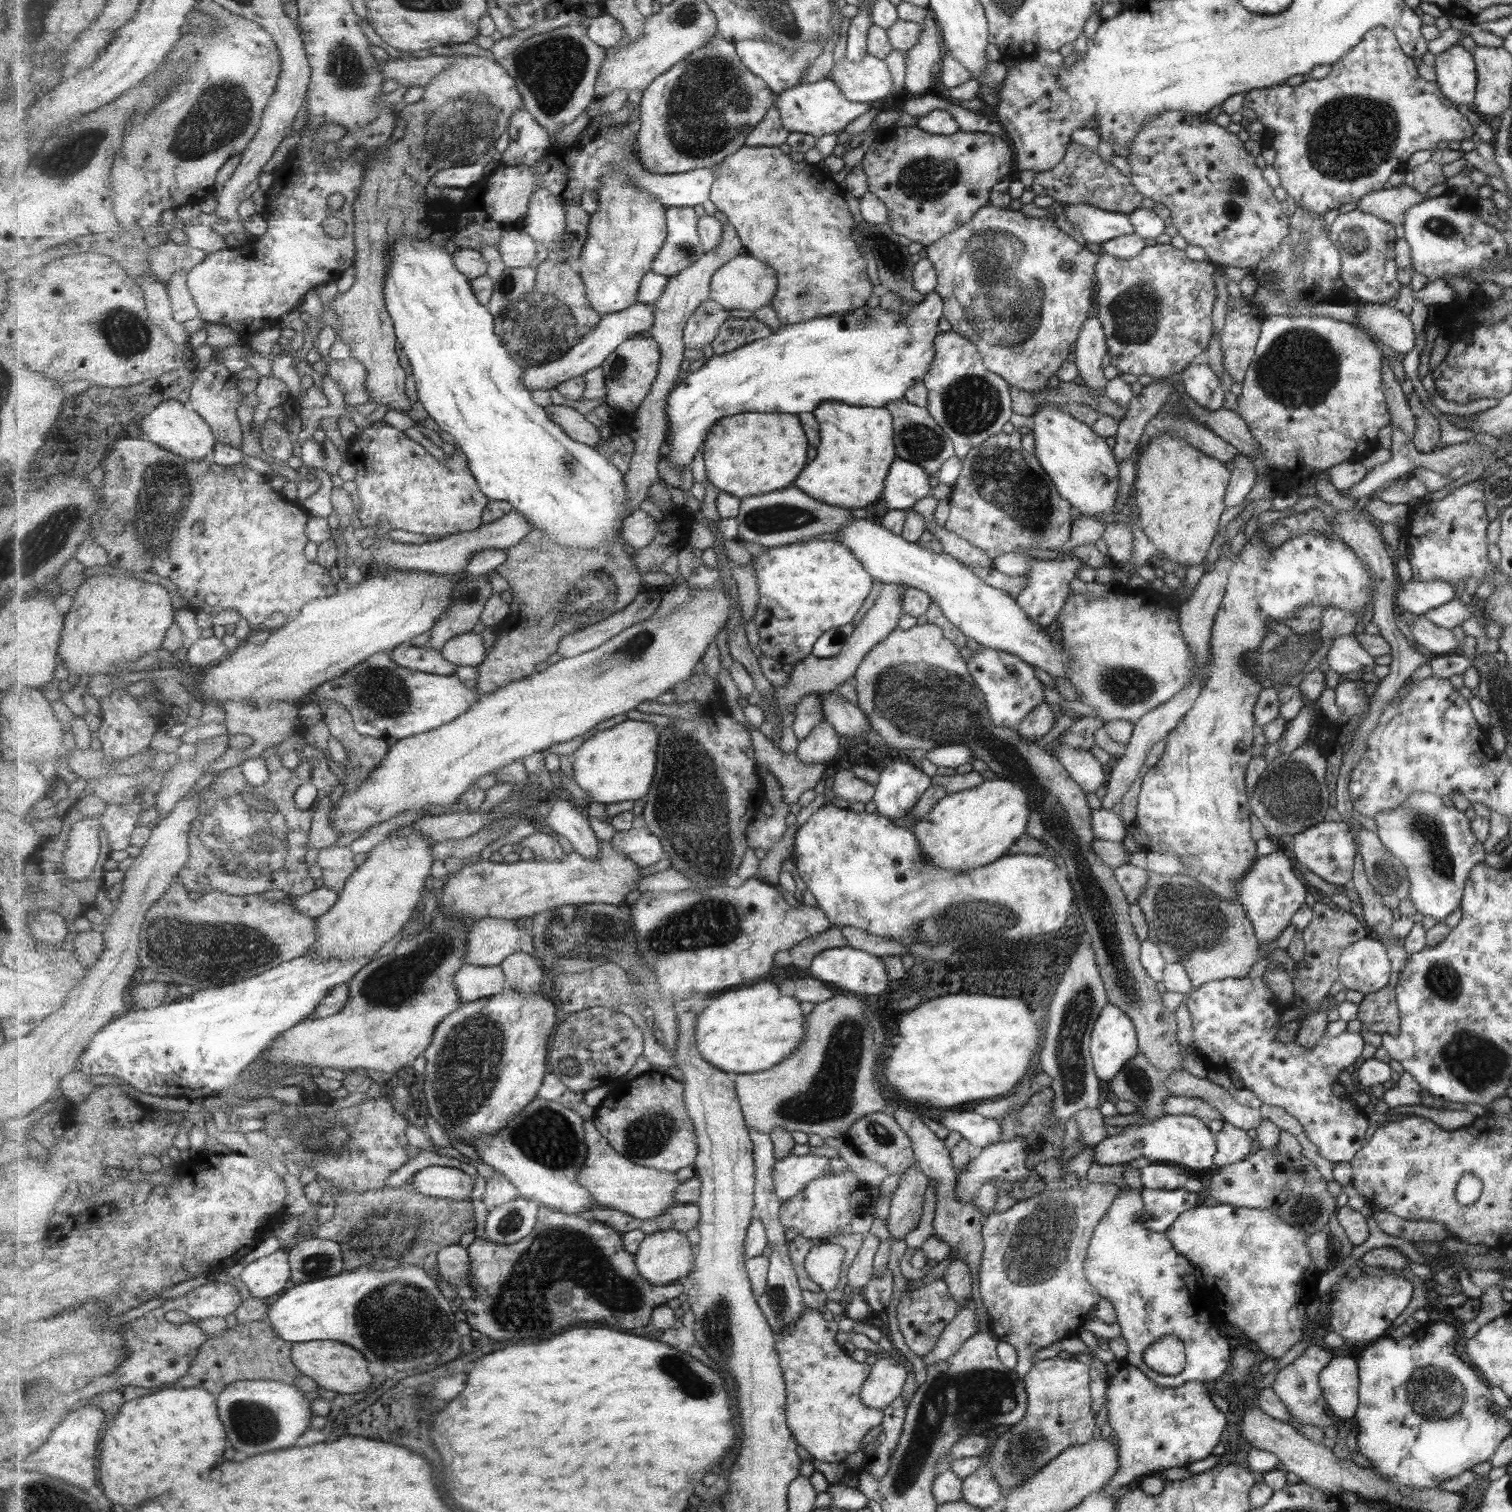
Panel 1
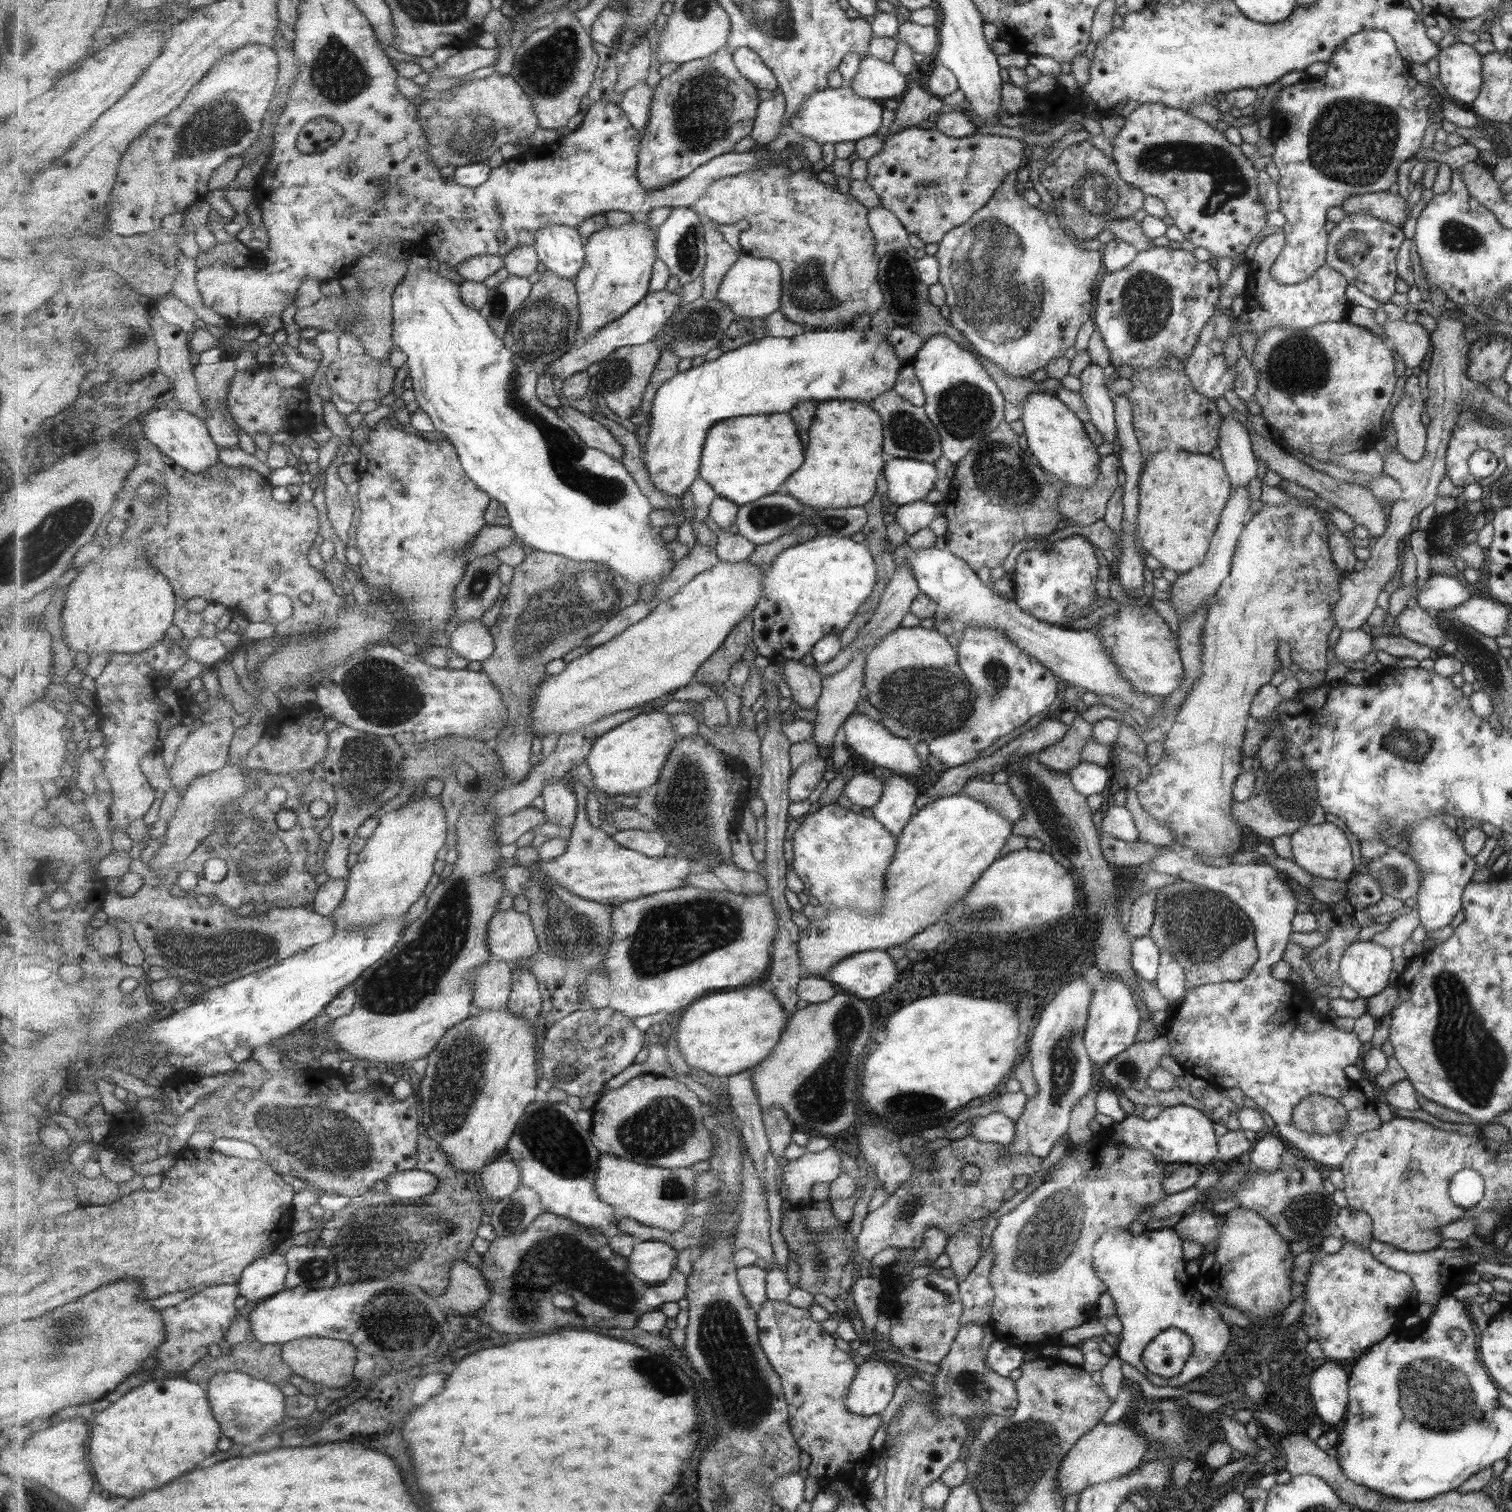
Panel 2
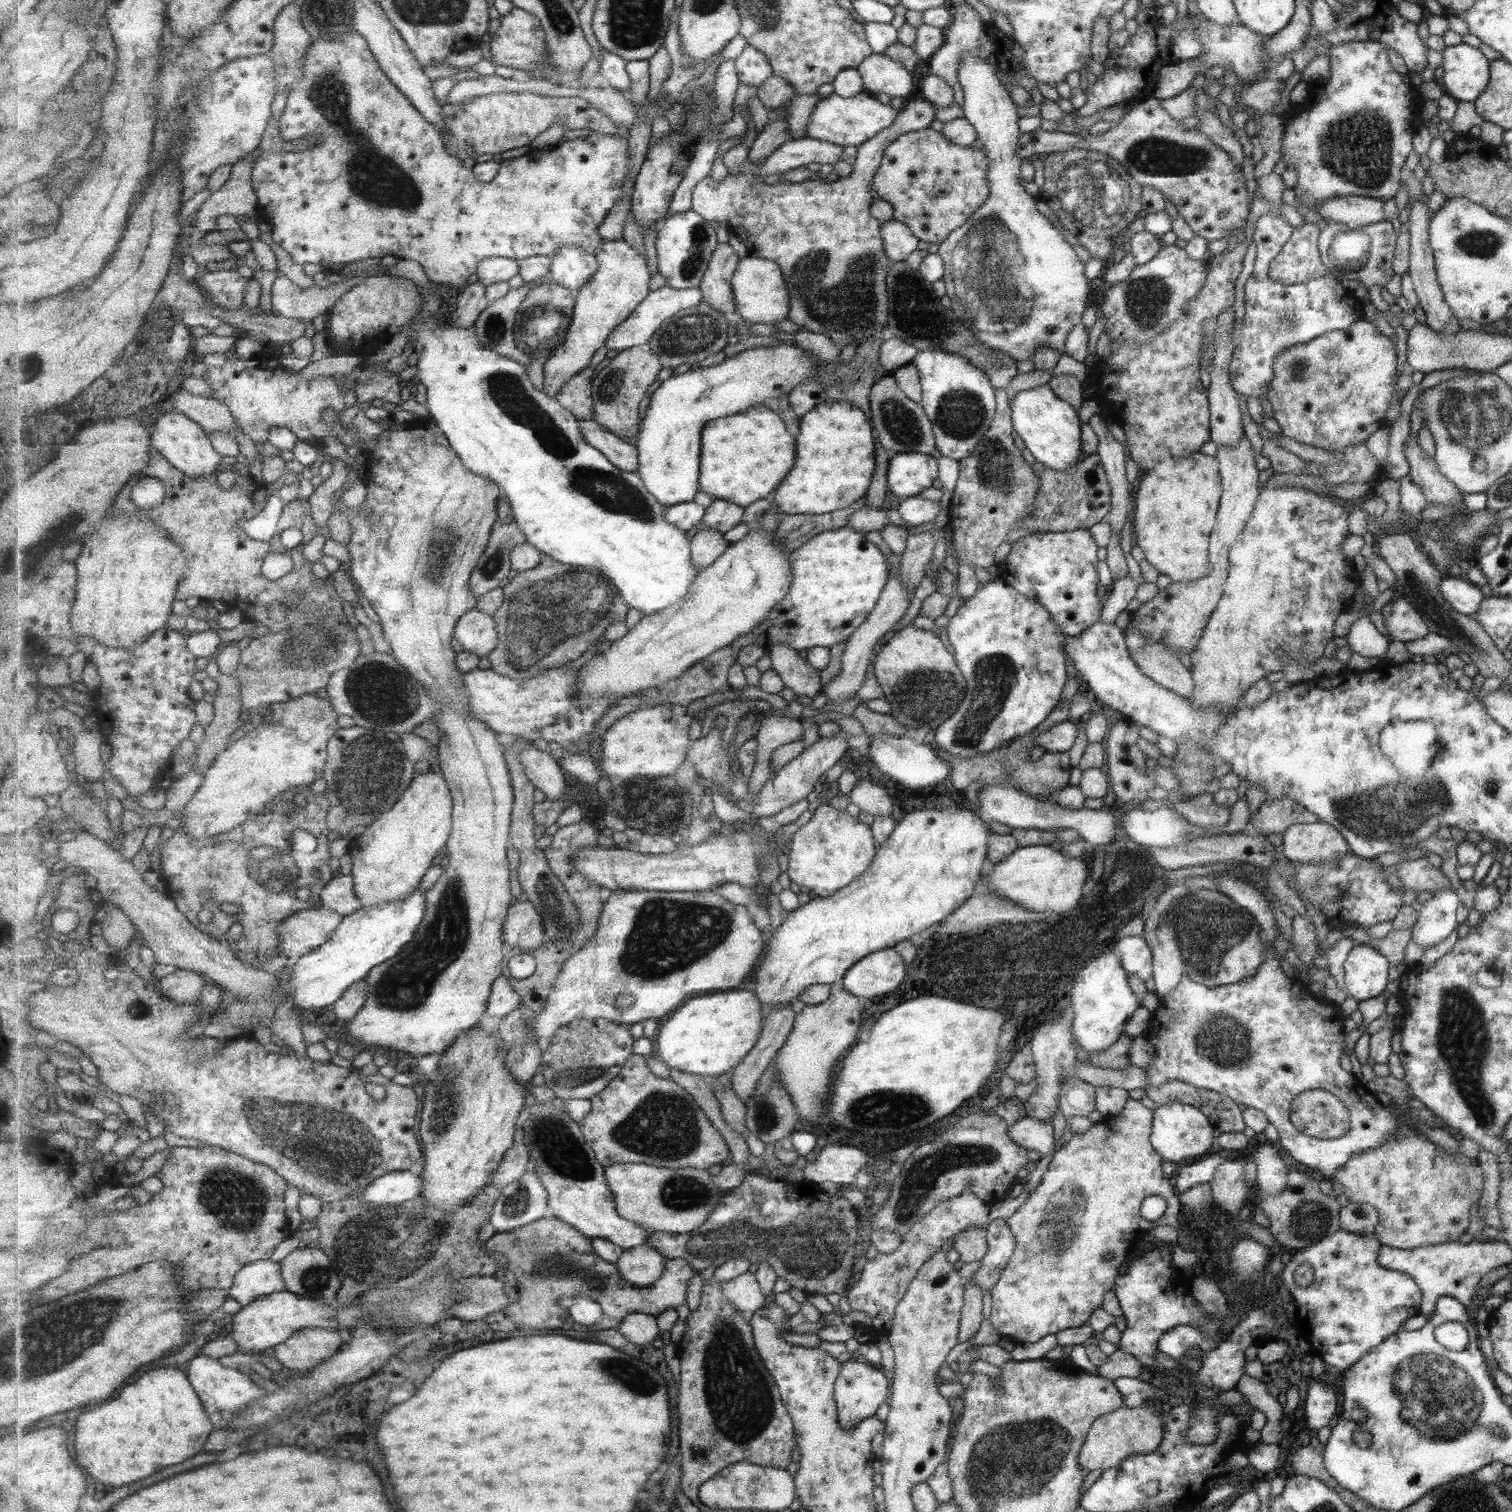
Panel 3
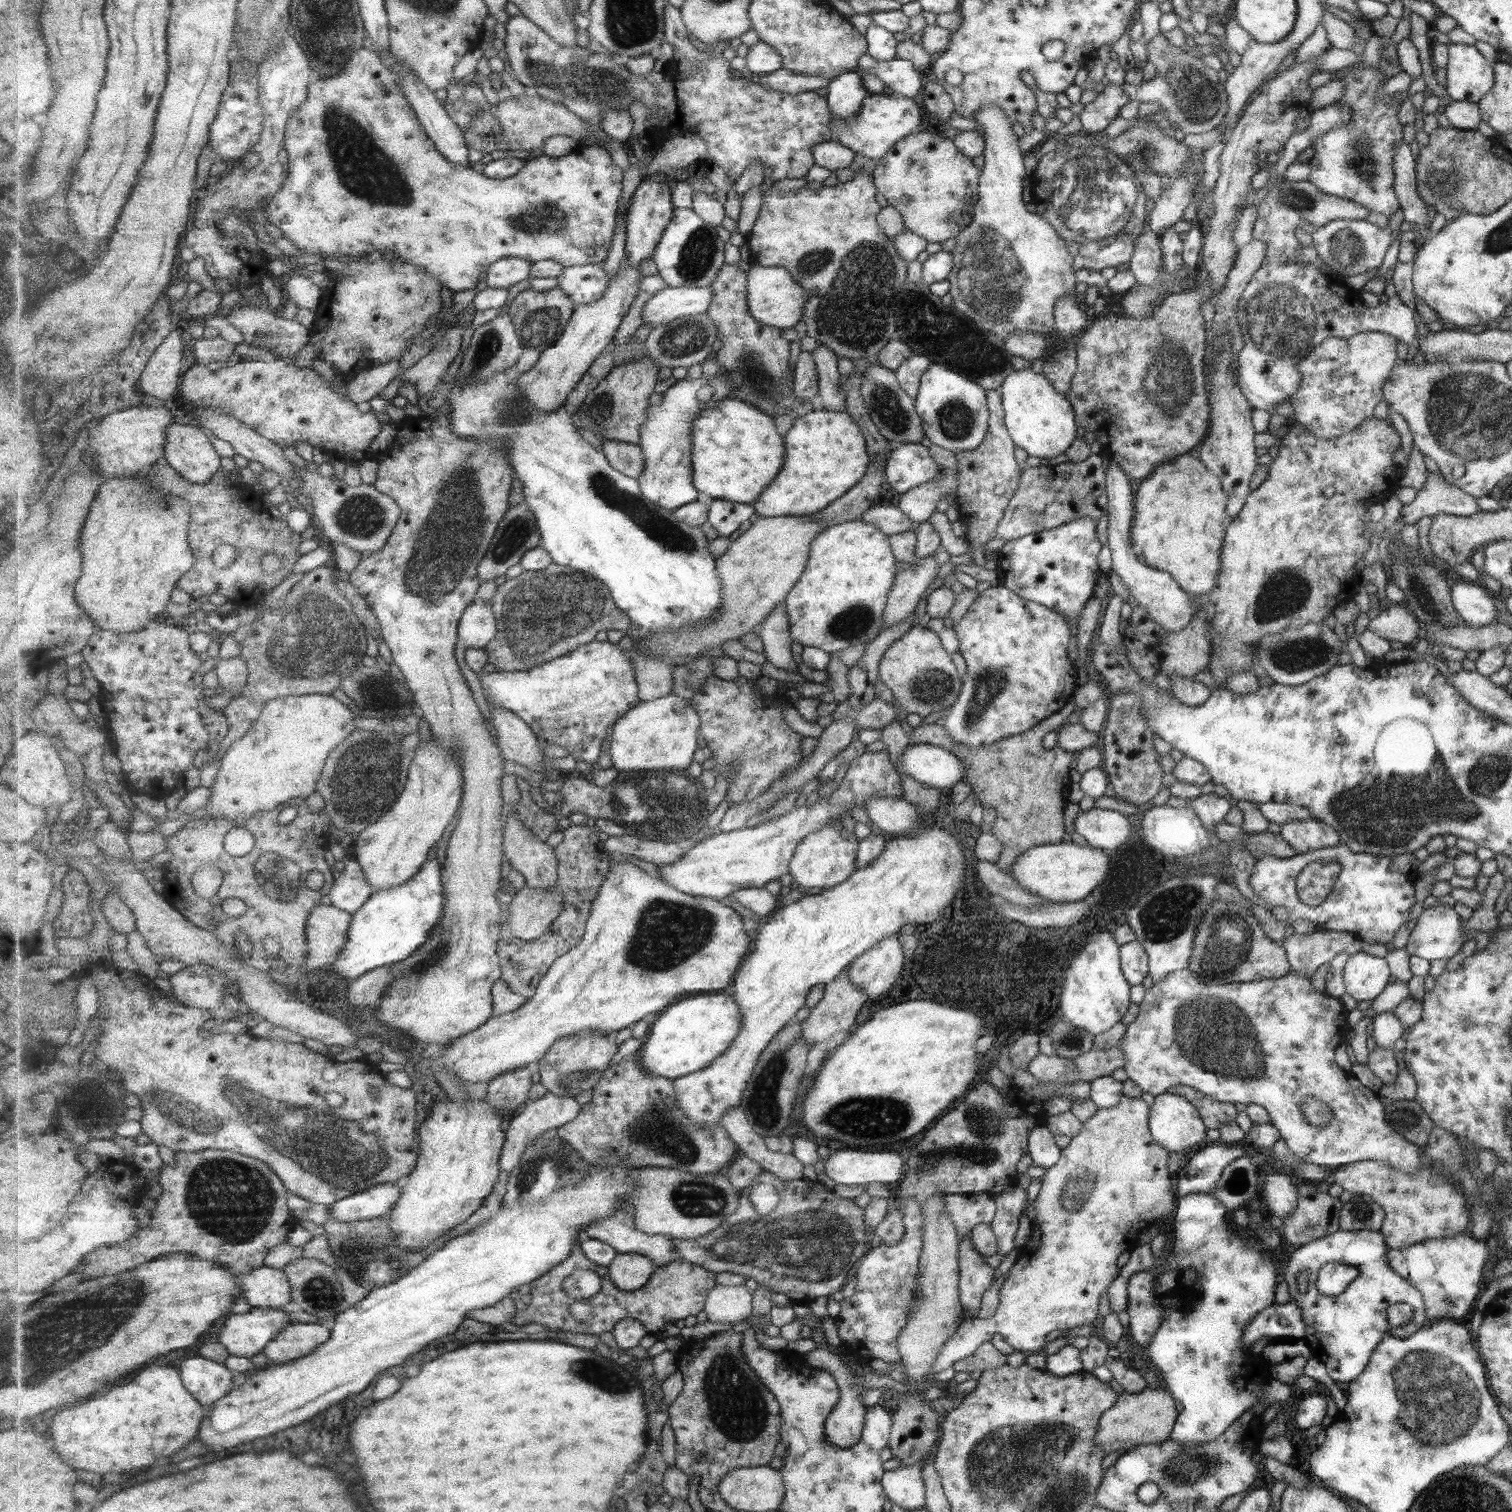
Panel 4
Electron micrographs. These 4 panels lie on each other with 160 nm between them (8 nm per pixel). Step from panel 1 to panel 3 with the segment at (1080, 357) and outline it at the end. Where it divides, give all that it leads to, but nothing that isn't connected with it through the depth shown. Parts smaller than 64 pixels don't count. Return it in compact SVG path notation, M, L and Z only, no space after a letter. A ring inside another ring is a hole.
M1101 414L1091 415L1086 423L1097 436L1098 445L1094 453L1099 456L1105 469L1112 496L1112 507L1102 521L1110 526L1111 532L1119 535L1125 515L1130 510L1129 500L1133 499L1130 496L1131 491L1129 493L1127 491L1125 481L1124 447L1111 436L1111 432L1107 428L1108 422Z

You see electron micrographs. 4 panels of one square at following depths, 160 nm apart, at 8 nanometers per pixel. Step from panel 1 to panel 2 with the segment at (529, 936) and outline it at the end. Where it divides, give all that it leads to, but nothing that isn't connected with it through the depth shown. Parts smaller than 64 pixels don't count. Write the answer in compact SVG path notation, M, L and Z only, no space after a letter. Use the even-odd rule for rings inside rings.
M513 908L507 911L498 910L488 923L488 947L493 959L507 961L510 964L539 954L540 942L531 915L517 912Z

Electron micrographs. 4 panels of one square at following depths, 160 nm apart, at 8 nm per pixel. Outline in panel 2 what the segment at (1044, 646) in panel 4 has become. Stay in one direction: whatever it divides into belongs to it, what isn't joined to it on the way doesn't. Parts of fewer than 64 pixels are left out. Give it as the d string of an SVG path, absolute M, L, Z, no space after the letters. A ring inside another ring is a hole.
M965 626L957 647L957 662L971 685L974 700L972 700L972 714L960 728L951 734L934 737L931 742L927 743L928 753L939 760L944 769L971 762L977 757L980 750L987 748L999 736L1025 724L1031 716L1035 716L1035 714L1039 716L1039 712L1045 710L1057 696L1057 682L1055 682L1053 672L1041 666L1029 654L1017 649L1013 643L1009 643L1007 636L1003 635L1003 631L999 631L999 629L977 629L976 626Z

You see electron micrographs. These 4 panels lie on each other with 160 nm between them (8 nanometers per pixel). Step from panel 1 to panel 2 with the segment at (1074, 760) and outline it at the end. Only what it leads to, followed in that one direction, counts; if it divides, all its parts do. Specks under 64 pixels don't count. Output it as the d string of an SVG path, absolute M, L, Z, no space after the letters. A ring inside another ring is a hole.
M1083 761L1078 763L1067 774L1072 786L1086 797L1093 793L1100 793L1110 777L1111 767L1103 768Z

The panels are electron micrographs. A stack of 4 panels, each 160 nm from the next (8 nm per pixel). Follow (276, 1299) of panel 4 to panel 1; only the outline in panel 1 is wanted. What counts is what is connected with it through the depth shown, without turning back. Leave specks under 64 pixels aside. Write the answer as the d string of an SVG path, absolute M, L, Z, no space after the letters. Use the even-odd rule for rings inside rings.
M280 1248L271 1255L251 1261L239 1277L249 1288L251 1296L263 1299L279 1294L292 1280L290 1255Z

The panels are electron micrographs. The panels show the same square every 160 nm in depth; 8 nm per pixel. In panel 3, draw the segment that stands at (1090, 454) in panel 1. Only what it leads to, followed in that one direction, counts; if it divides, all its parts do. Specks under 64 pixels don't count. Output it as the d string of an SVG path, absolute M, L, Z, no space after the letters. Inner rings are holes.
M1040 385L1018 391L1010 403L1012 430L1021 438L1038 467L1067 470L1079 463L1082 453L1080 421L1070 403L1061 399L1050 387Z

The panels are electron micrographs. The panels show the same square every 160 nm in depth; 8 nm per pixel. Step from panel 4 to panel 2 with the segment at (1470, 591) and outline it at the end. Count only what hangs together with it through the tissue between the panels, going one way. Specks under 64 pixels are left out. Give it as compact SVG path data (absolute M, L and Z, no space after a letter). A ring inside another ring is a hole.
M1430 574L1414 597L1416 605L1423 610L1433 608L1437 611L1446 611L1464 603L1471 597L1471 592L1467 592L1455 577Z

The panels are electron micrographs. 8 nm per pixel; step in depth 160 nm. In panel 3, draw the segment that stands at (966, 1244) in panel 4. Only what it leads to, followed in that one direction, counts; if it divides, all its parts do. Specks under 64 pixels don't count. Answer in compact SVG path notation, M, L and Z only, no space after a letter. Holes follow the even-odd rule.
M967 1279L964 1299L965 1304L960 1310L959 1336L956 1338L958 1343L967 1343L969 1338L979 1330L979 1322L983 1317L981 1313L982 1292Z

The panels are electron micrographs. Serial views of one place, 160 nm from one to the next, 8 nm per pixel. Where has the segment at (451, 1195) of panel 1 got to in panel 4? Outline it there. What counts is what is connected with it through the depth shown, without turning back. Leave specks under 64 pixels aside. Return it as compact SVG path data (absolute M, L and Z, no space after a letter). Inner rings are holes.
M383 1183L363 1192L349 1195L329 1206L330 1215L343 1222L369 1220L392 1212L402 1197L403 1184Z

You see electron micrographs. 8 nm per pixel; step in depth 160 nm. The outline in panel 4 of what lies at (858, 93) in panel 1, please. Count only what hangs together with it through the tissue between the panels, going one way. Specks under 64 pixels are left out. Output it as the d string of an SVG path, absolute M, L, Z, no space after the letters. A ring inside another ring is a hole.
M869 54L859 58L859 74L866 72L884 82L886 91L895 96L911 98L921 90L921 76L913 70L912 62L903 59L874 59Z

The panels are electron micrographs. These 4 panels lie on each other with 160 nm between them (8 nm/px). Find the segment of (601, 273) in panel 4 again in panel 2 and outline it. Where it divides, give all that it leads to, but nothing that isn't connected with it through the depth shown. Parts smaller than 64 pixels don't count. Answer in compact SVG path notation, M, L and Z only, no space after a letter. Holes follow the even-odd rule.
M549 224L539 230L534 242L540 262L565 278L575 279L586 259L585 240L575 228Z

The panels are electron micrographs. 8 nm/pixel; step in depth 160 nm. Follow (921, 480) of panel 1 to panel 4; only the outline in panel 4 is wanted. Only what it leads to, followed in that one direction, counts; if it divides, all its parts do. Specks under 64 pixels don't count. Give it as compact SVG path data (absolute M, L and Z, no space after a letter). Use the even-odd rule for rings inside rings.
M899 443L892 446L883 473L883 481L901 495L935 478L937 462L920 443Z

